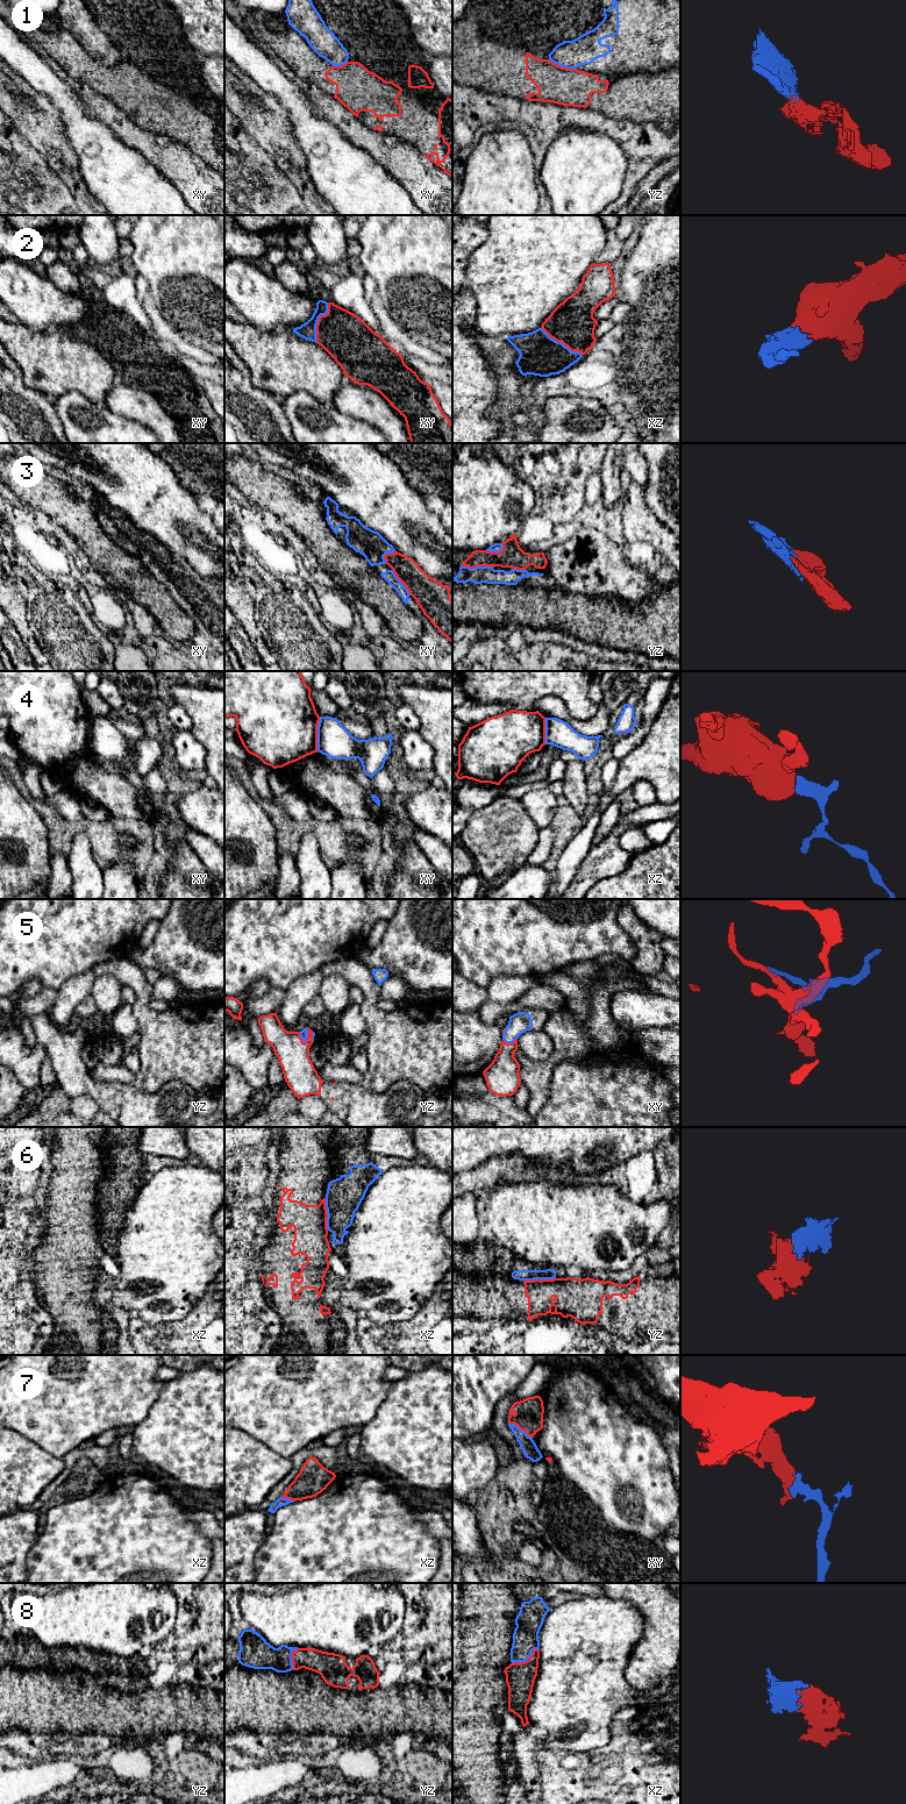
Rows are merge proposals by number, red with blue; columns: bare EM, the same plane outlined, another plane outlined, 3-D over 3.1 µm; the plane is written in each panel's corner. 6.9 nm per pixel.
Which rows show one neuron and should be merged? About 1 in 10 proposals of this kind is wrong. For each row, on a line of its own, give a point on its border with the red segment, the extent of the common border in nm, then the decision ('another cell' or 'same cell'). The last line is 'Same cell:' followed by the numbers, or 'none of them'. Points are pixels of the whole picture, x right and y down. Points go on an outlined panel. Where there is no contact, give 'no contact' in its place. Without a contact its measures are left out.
1: yz (561, 66) | 220 nm | another cell
2: xy (318, 321) | 300 nm | same cell
3: yz (477, 565) | 220 nm | same cell
4: xy (316, 734) | 240 nm | another cell
5: yz (308, 1035) | 120 nm | same cell
6: xz (327, 1214) | 220 nm | another cell
7: xy (520, 1428) | 200 nm | same cell
8: xz (526, 1660) | 220 nm | same cell
Same cell: 2, 3, 5, 7, 8

